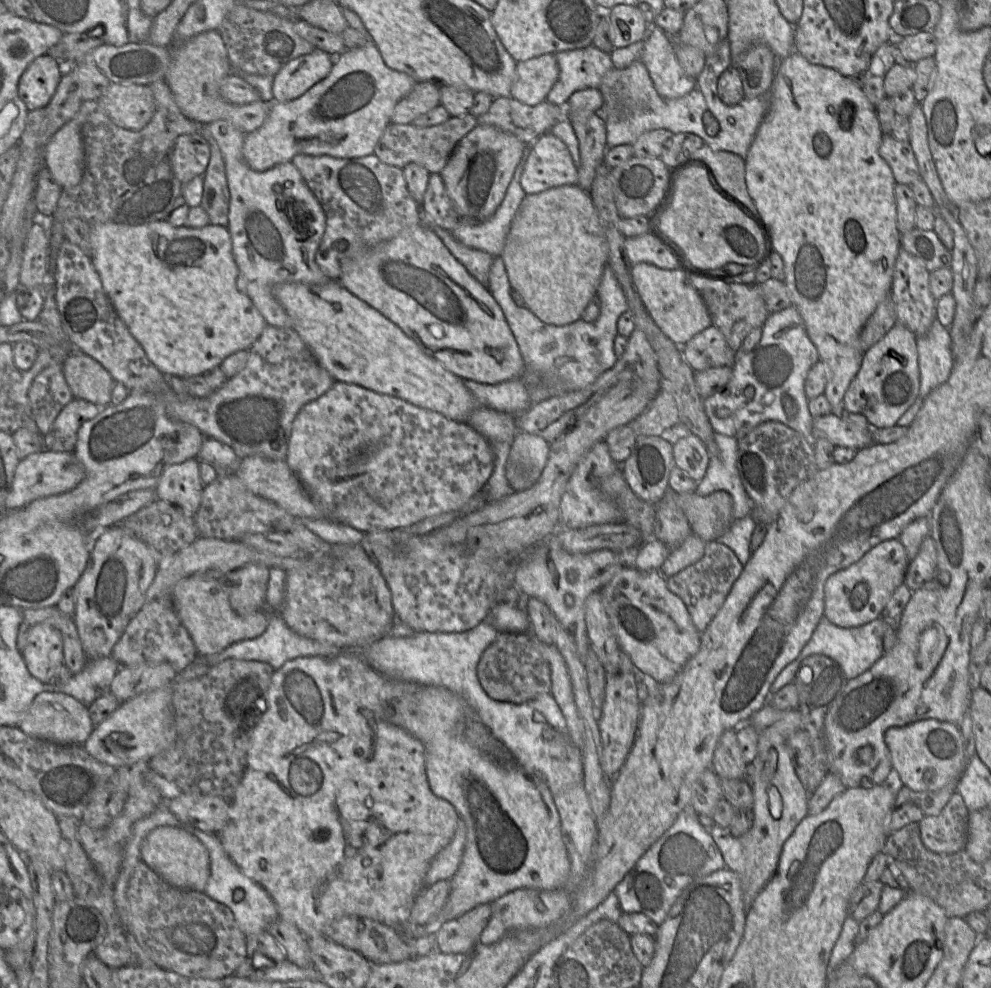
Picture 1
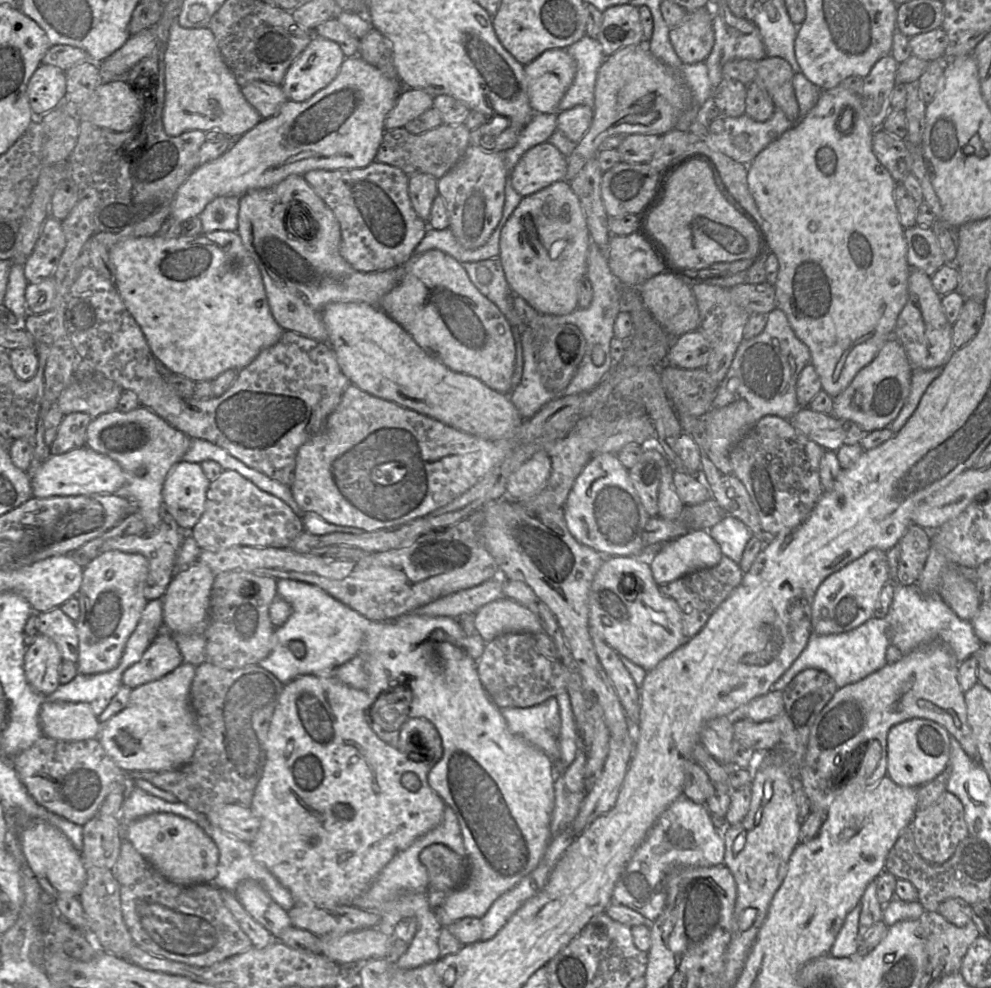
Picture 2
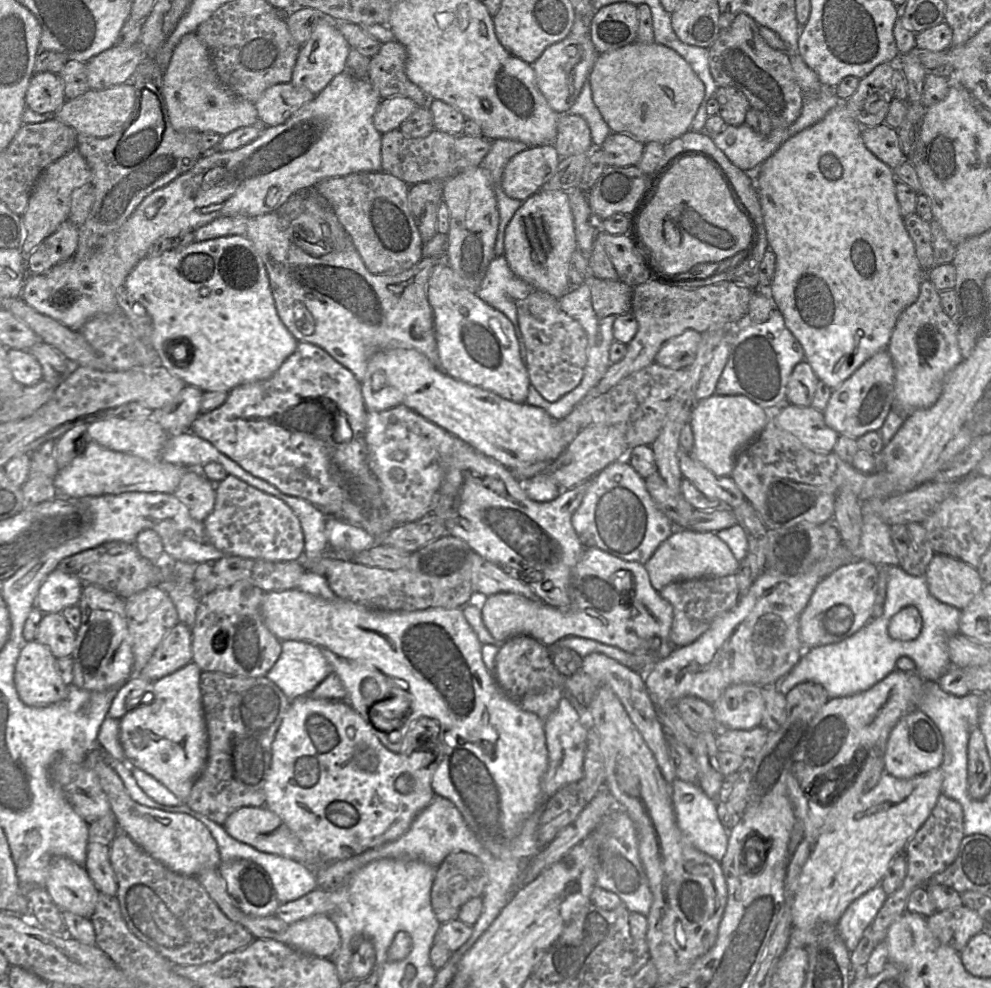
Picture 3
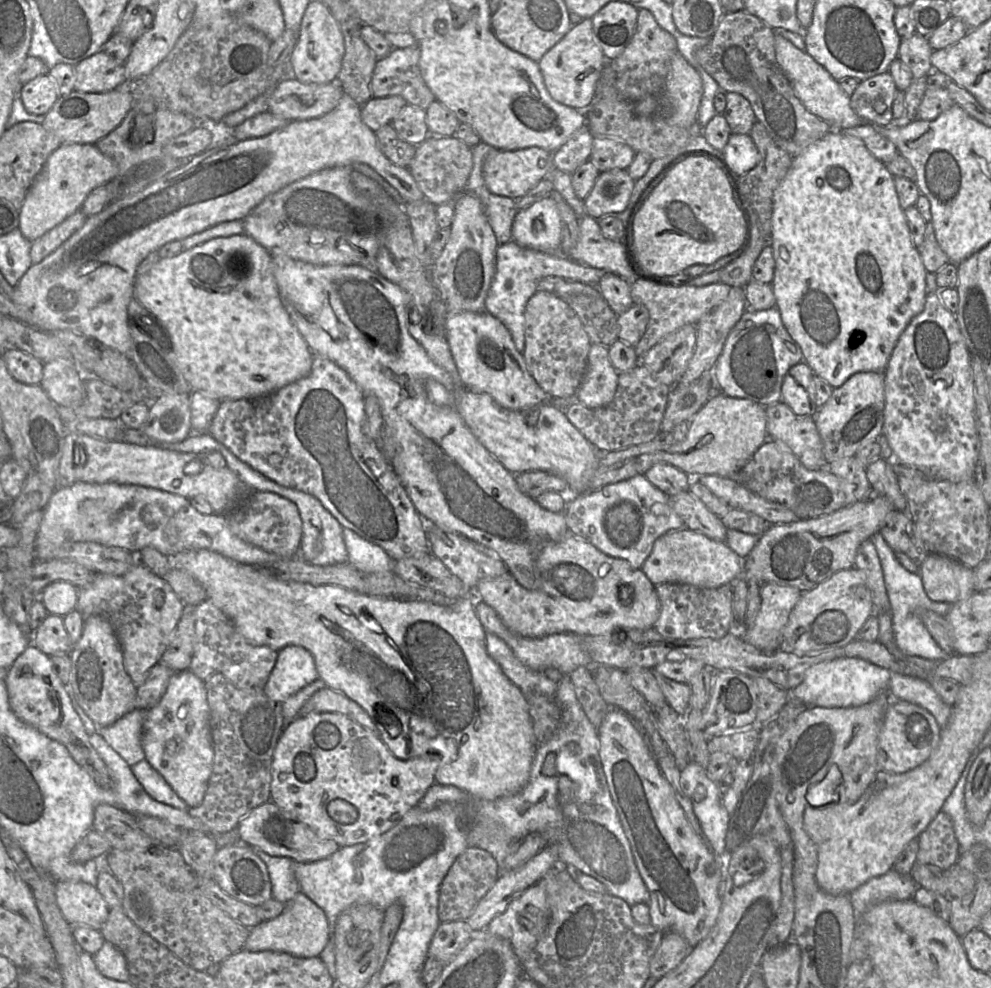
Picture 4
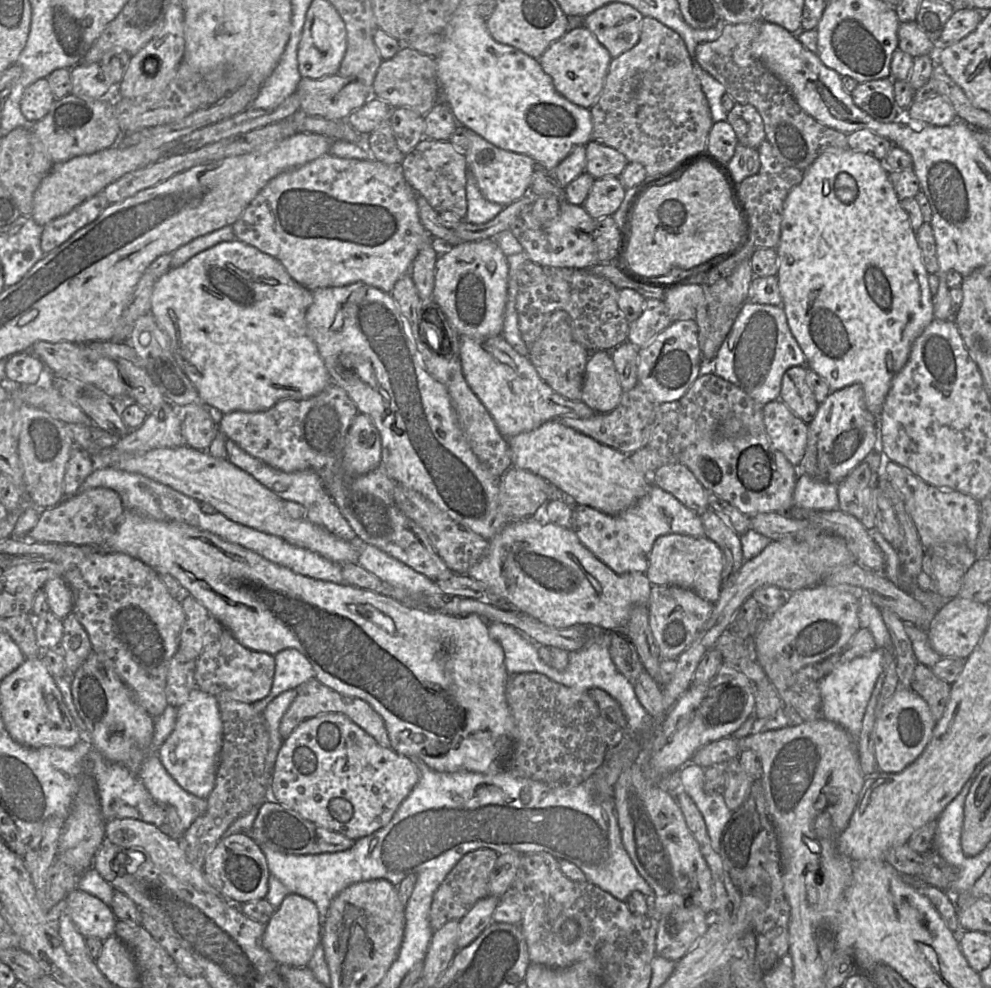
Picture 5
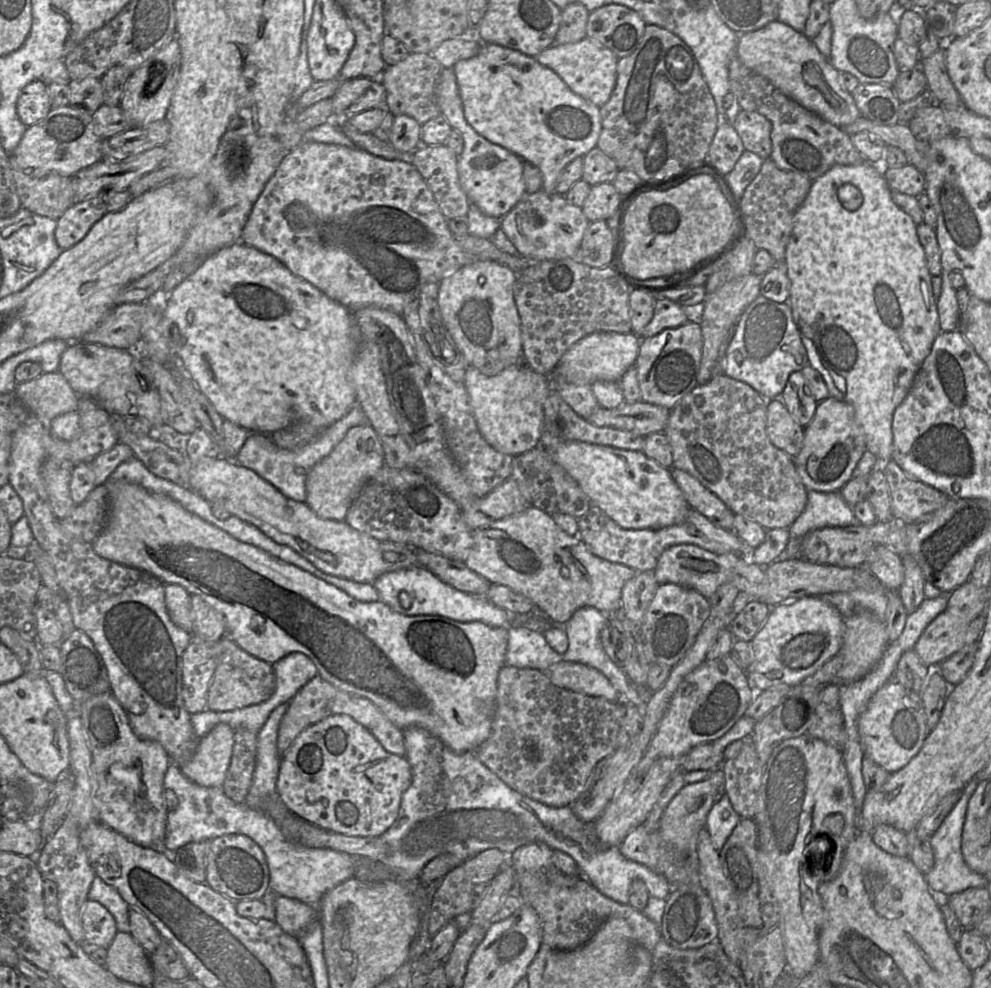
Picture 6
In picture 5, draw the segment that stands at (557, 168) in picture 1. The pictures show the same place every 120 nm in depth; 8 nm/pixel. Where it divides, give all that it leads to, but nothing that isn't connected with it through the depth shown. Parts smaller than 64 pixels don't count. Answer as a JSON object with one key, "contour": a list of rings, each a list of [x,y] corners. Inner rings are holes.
{"contour":[[[468,130],[468,139],[470,146],[463,152],[467,168],[472,171],[484,198],[505,207],[530,191],[536,164],[531,157],[498,148],[471,130]]]}

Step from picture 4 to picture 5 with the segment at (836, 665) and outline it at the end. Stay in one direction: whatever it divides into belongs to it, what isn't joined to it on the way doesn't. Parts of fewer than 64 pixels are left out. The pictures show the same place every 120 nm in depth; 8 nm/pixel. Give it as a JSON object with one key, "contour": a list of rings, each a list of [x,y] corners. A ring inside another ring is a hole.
{"contour":[[[875,648],[868,654],[845,662],[818,682],[824,718],[840,725],[858,743],[862,720],[876,681],[883,670],[883,653],[886,649]]]}

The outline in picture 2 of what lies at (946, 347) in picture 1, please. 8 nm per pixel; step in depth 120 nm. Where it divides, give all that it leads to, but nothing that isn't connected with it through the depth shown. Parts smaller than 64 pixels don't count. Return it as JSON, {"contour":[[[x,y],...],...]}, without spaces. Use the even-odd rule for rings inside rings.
{"contour":[[[943,367],[930,370],[916,369],[912,373],[910,394],[896,419],[889,425],[895,434],[899,432],[914,413],[929,385],[941,374]]]}

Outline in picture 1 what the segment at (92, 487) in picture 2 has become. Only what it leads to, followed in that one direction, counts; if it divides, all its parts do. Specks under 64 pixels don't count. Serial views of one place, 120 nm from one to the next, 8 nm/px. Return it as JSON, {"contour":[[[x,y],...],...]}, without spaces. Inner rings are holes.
{"contour":[[[43,449],[30,454],[19,460],[3,512],[22,508],[39,498],[70,491],[84,479],[84,476],[84,469],[74,452],[53,452]]]}

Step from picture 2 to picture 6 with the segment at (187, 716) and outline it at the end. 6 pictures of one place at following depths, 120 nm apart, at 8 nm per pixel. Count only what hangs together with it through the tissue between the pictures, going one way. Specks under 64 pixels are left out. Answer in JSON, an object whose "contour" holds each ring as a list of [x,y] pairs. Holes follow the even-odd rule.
{"contour":[[[219,723],[199,738],[194,754],[187,762],[179,765],[179,768],[187,778],[200,786],[222,786],[233,744],[233,729],[228,724]]]}

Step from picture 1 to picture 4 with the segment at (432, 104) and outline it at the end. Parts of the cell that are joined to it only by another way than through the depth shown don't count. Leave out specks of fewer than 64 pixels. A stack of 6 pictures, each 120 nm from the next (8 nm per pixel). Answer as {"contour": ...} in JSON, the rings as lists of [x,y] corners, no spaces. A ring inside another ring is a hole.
{"contour":[[[401,96],[370,98],[361,107],[361,119],[376,132],[384,125],[391,124],[406,105],[407,102]]]}

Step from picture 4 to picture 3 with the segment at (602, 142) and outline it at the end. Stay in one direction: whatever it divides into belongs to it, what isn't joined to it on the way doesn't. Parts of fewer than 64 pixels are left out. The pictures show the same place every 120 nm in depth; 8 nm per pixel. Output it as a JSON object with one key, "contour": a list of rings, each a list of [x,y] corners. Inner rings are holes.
{"contour":[[[611,132],[600,148],[605,154],[607,166],[637,166],[645,144],[629,135]]]}

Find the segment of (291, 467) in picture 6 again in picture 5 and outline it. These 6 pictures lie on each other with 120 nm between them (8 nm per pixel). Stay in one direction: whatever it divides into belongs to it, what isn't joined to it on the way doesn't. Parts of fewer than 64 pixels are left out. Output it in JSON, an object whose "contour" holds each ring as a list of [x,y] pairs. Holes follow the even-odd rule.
{"contour":[[[227,439],[225,445],[228,454],[227,460],[230,463],[250,474],[260,484],[278,495],[282,500],[293,501],[300,504],[305,509],[305,519],[325,528],[330,533],[346,541],[352,541],[356,538],[356,533],[341,515],[339,509],[325,490],[320,476],[316,472],[312,470],[302,470],[286,473],[249,455],[231,440]]]}

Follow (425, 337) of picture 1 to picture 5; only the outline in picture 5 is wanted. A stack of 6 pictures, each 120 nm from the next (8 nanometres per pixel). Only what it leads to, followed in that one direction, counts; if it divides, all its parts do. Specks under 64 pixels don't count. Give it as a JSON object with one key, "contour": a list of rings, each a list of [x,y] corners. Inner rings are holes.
{"contour":[[[502,335],[486,338],[460,336],[459,358],[467,384],[493,418],[500,434],[506,439],[535,430],[545,422],[562,416],[589,418],[596,414],[581,400],[572,401],[556,393],[539,376],[529,358],[515,351]]]}

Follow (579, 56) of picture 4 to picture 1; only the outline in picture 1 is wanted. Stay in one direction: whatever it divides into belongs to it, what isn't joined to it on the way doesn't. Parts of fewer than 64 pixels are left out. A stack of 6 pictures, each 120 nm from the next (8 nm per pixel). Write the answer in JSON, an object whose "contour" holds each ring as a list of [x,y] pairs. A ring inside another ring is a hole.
{"contour":[[[544,54],[518,62],[509,96],[528,106],[537,105],[545,101],[558,77],[555,54]]]}

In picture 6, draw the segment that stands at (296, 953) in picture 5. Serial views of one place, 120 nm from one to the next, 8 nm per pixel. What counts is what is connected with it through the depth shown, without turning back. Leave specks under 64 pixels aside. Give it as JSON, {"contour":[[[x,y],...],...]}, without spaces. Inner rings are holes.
{"contour":[[[277,896],[275,908],[275,922],[285,933],[294,937],[298,937],[298,934],[318,918],[312,907],[293,898]]]}

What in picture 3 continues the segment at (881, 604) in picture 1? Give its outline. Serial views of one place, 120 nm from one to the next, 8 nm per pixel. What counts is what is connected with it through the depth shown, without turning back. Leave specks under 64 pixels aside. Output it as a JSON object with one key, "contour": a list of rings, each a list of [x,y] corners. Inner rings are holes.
{"contour":[[[866,560],[843,565],[815,588],[799,619],[800,639],[805,648],[840,642],[868,623],[878,594],[879,566]]]}

